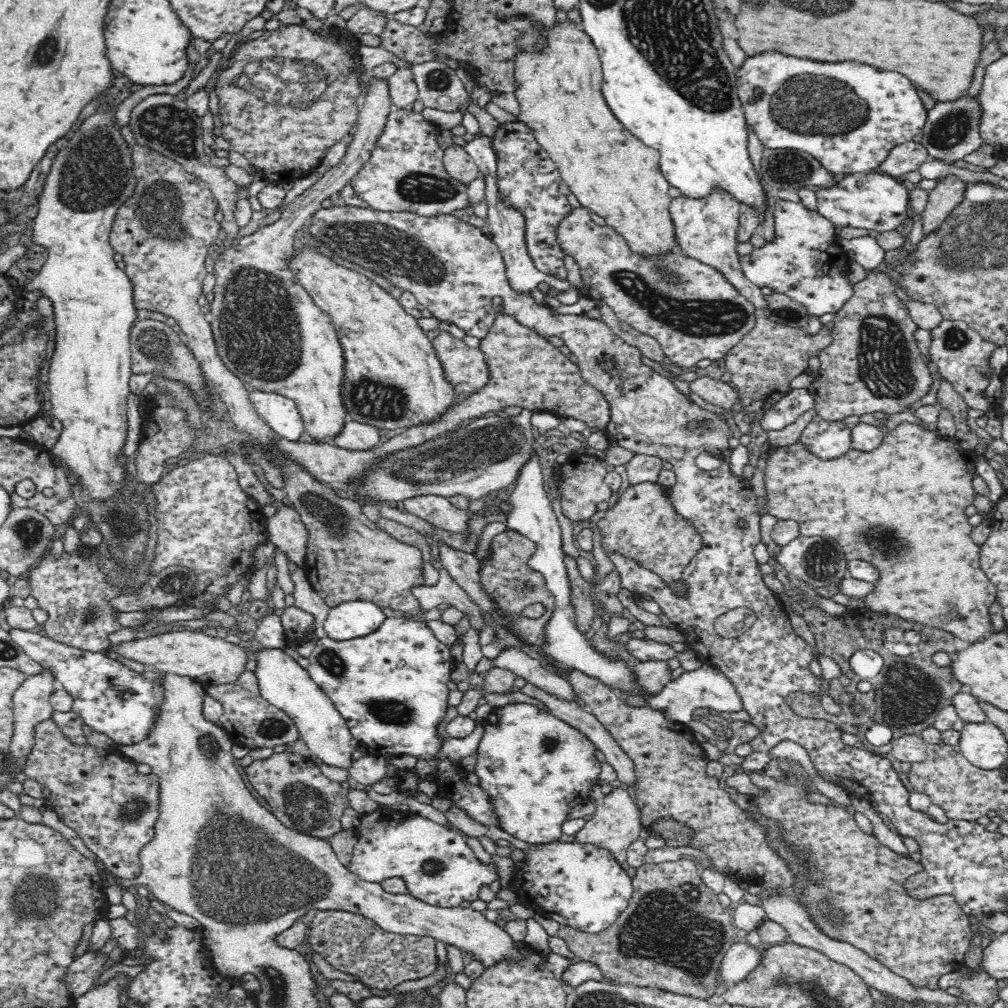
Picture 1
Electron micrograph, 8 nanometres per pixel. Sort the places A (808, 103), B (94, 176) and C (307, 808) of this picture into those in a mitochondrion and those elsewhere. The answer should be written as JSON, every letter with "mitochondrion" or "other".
{"A":"mitochondrion","B":"mitochondrion","C":"mitochondrion"}

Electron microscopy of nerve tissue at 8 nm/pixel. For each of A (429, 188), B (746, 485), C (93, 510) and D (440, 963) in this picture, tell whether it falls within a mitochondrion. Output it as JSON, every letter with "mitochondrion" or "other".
{"A":"mitochondrion","B":"other","C":"other","D":"other"}

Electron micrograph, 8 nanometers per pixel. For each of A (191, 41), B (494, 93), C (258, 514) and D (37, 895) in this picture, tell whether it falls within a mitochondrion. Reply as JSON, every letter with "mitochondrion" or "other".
{"A":"other","B":"other","C":"other","D":"mitochondrion"}

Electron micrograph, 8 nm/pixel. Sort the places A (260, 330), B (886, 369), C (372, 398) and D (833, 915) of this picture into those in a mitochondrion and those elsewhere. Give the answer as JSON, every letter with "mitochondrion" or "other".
{"A":"mitochondrion","B":"mitochondrion","C":"mitochondrion","D":"mitochondrion"}

